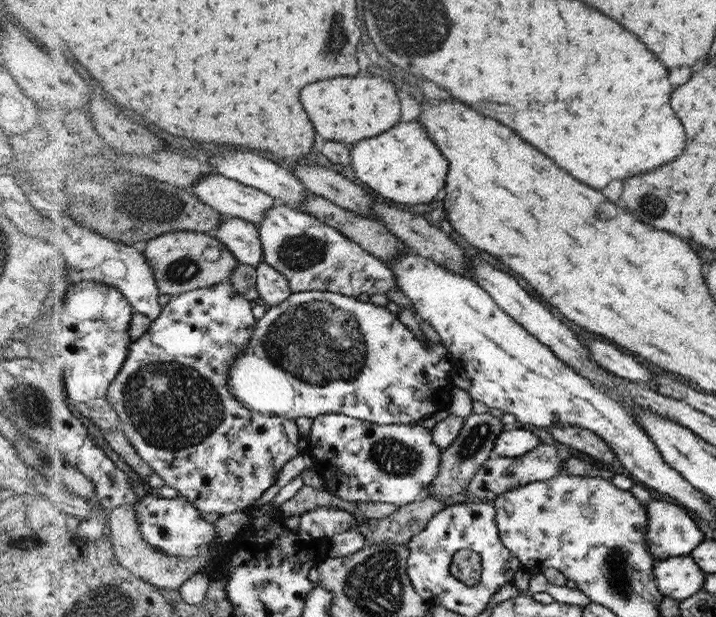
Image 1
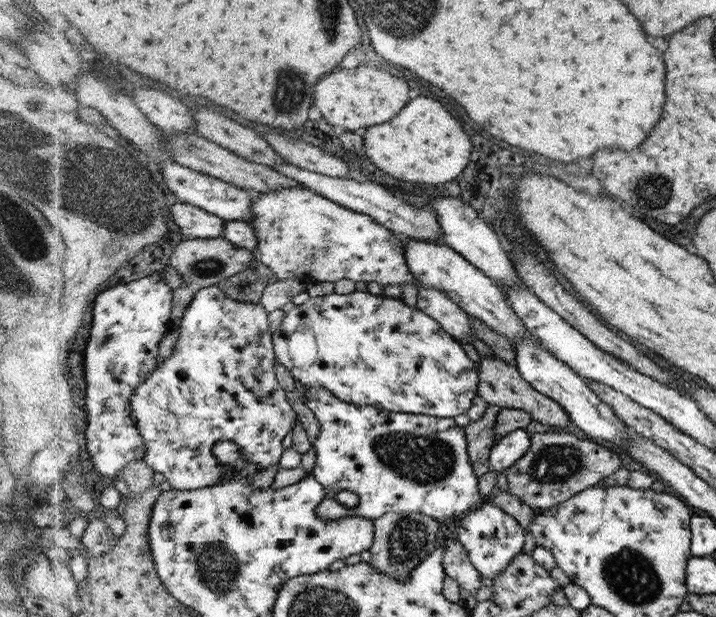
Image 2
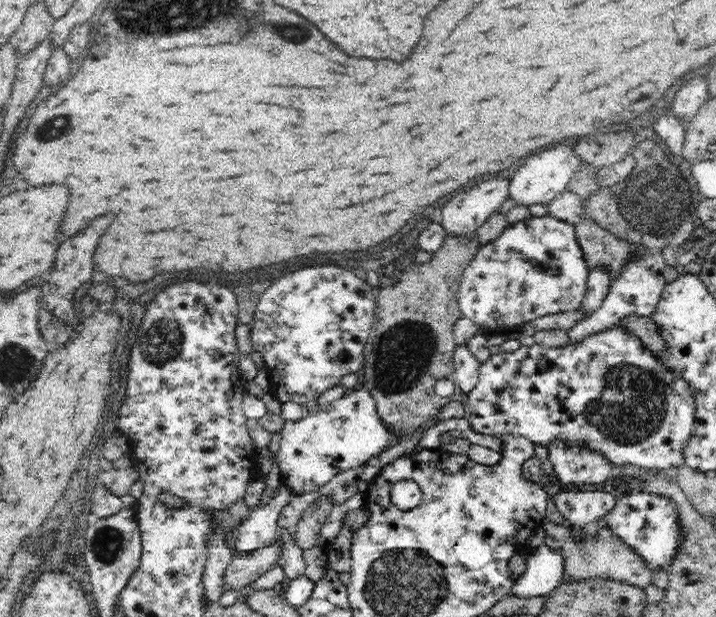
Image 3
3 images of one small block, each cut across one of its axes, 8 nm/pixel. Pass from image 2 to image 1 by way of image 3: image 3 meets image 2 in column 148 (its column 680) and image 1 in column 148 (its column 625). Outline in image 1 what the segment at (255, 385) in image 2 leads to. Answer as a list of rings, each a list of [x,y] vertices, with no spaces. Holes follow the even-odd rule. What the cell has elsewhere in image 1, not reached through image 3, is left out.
[[[230,281],[173,297],[165,306],[162,316],[152,323],[150,332],[134,343],[119,379],[112,384],[111,391],[106,396],[119,412],[123,429],[138,449],[140,456],[143,456],[143,459],[166,481],[166,484],[176,488],[180,496],[192,501],[200,511],[218,513],[221,517],[241,511],[248,512],[248,509],[255,506],[272,486],[278,484],[278,476],[284,470],[284,466],[302,453],[302,446],[307,446],[306,437],[300,432],[297,419],[256,412],[240,401],[235,393],[232,393],[230,370],[236,357],[252,343],[252,337],[258,327],[259,321],[254,314],[254,308],[255,303],[239,293],[236,285]]]

